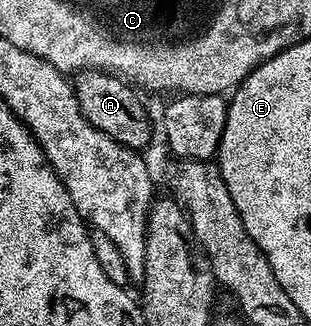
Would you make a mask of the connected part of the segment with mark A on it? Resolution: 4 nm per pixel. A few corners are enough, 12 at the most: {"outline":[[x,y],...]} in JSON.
{"outline":[[74,73],[81,114],[121,146],[143,150],[151,116],[118,75]]}

